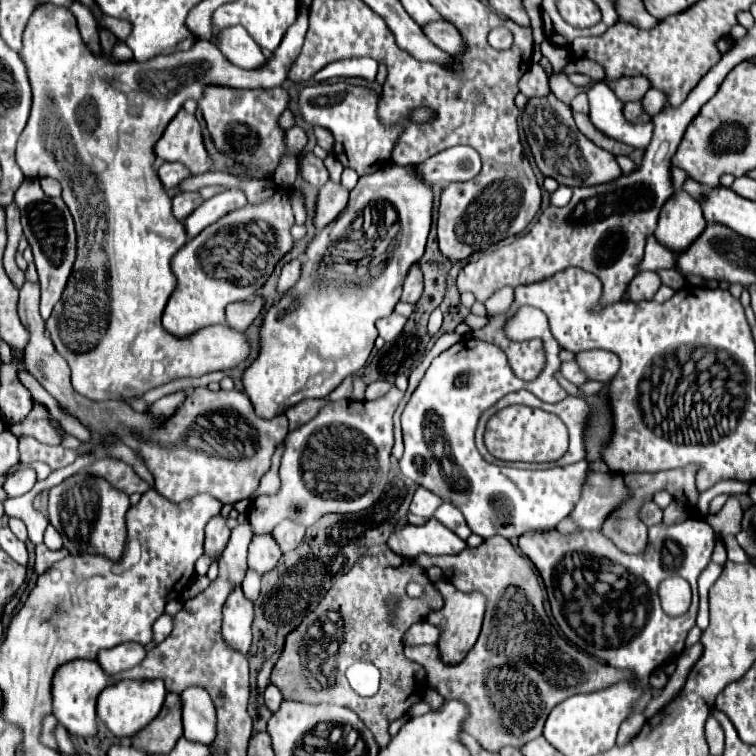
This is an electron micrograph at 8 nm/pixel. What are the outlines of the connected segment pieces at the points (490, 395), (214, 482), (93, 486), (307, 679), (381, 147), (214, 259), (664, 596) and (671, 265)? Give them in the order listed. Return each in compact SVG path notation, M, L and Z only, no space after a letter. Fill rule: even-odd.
M553 337L547 339L545 369L535 381L525 383L515 377L501 347L479 339L465 339L431 361L425 377L403 409L401 425L405 453L399 461L401 473L455 505L465 515L471 531L483 539L497 533L515 541L527 531L555 529L555 525L575 509L575 503L583 493L587 461L565 467L554 467L553 462L511 463L508 465L511 467L503 467L505 462L499 461L497 464L500 465L487 463L473 439L481 413L513 391L527 389L537 397L549 399L549 403L559 403L567 397L567 391L555 377L561 369L559 351L559 343L555 343Z
M25 281L19 291L19 317L25 329L31 333L25 347L25 367L37 377L37 381L81 423L95 431L111 431L139 451L147 469L155 477L155 489L171 503L181 503L199 493L209 493L223 505L239 499L247 499L259 485L263 473L271 467L271 457L279 443L287 435L287 417L277 415L273 419L261 419L249 397L237 389L233 391L209 391L207 387L195 389L181 409L159 427L145 413L135 413L125 401L89 401L75 393L69 379L69 365L53 347L53 341L45 337L45 321L39 315L39 285Z
M77 473L49 491L49 523L61 533L69 555L101 555L117 563L127 547L125 513L129 497L113 489L105 479Z
M391 549L367 555L357 561L349 573L341 575L327 591L323 601L317 605L317 609L311 611L301 621L301 625L287 635L283 653L271 671L271 683L279 687L285 699L303 703L333 703L353 709L371 729L377 745L383 749L391 741L391 721L403 717L409 707L419 703L427 693L427 675L423 667L403 655L403 635L413 623L425 619L431 611L439 607L443 607L441 593L433 587L425 569L417 561L403 559ZM409 581L419 581L425 587L423 597L407 597L405 585ZM389 597L397 597L401 601L399 609L395 609L395 625L389 625L385 615L381 613L381 605L387 605ZM361 641L369 641L367 651L359 649ZM355 661L371 661L375 667L379 667L381 687L373 697L361 697L349 687L345 671Z
M333 83L333 85L311 85L303 87L297 95L299 115L311 123L331 131L335 139L335 149L343 151L347 157L347 167L355 169L359 175L367 175L377 171L387 161L391 161L391 151L395 149L395 141L399 141L403 133L403 123L383 125L377 119L377 105L381 95L369 85L353 85L353 83Z
M277 187L263 203L247 203L243 209L235 209L205 227L173 257L171 269L177 277L177 287L163 311L163 327L173 337L189 337L203 327L225 323L225 307L229 303L249 299L265 285L275 265L295 243L291 237L295 223L291 197L291 189Z
M667 577L659 585L659 599L667 615L683 615L691 605L691 587L683 577Z
M649 237L647 247L645 247L645 257L643 257L643 263L639 263L637 273L643 273L643 271L657 273L659 269L677 269L677 263L675 263L675 257L669 249L659 245L655 241L655 237Z

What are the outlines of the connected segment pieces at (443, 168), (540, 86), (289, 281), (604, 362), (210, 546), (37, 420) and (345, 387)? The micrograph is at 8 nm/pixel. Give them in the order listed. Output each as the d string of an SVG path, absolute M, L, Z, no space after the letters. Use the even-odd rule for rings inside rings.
M467 145L445 149L427 161L417 165L423 179L431 185L447 185L453 181L469 181L479 175L481 159L479 153Z
M533 63L531 69L521 77L519 91L527 97L543 97L549 93L549 79L545 79L545 71L539 63Z
M295 259L295 261L291 261L291 263L287 263L287 265L283 267L281 277L279 277L277 291L279 291L279 293L289 291L289 289L299 281L299 277L301 277L301 261Z
M581 351L577 353L577 365L585 371L591 381L609 383L619 371L619 357L609 351Z
M217 515L207 523L207 527L205 527L205 555L211 561L217 561L223 555L229 535L231 535L231 531L227 529L223 517Z
M34 403L33 411L29 413L29 417L27 417L21 425L9 427L9 429L11 429L15 435L37 437L41 443L47 443L47 445L59 445L59 443L61 443L59 431L51 427L46 415L46 408L39 403Z
M347 377L331 395L329 395L329 399L331 401L339 401L339 399L349 399L349 395L351 395L351 377Z

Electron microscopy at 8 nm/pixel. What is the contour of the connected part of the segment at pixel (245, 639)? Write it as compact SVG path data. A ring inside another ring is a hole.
M235 589L223 605L223 641L227 647L237 649L247 657L251 649L251 623L253 623L253 603L245 599L241 589Z

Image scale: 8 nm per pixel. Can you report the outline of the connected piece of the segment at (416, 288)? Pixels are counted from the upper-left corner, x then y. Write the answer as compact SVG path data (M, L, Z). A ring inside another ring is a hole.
M413 265L411 271L407 273L407 279L403 283L403 295L401 301L405 303L417 303L423 293L423 275L419 271L419 265Z

